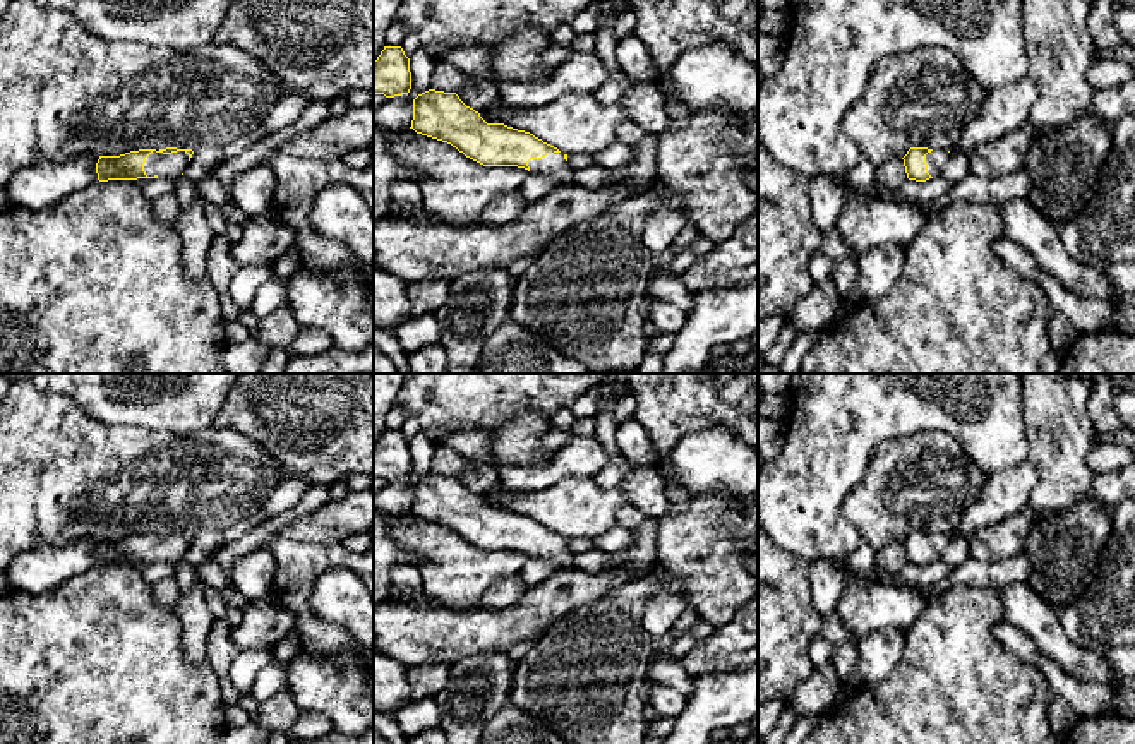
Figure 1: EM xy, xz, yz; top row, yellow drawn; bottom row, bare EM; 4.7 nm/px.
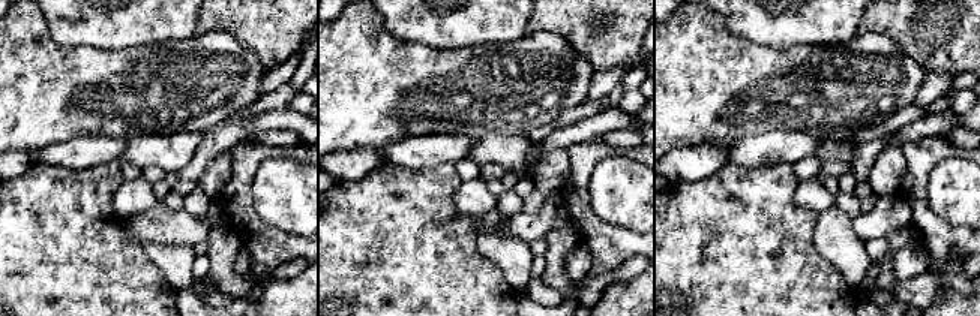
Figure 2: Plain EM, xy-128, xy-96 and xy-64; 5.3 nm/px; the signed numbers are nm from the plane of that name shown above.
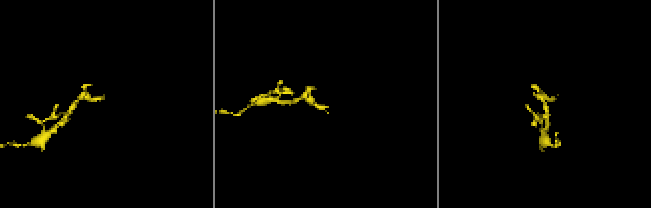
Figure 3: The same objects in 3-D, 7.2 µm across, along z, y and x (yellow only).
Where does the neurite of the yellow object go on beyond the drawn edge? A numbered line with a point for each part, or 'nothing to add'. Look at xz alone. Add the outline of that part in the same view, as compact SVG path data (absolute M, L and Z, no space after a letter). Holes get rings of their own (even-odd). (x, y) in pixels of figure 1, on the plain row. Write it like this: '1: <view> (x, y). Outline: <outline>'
1: xz (554, 549). Outline: M562 537L547 538L542 543L528 545L531 559L557 561L564 569L573 569L574 554L564 543Z

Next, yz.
1: yz (936, 544). Outline: M933 533L931 537L926 538L926 547L928 547L928 557L931 561L941 559L946 545L950 543L952 537L948 535L938 535Z

